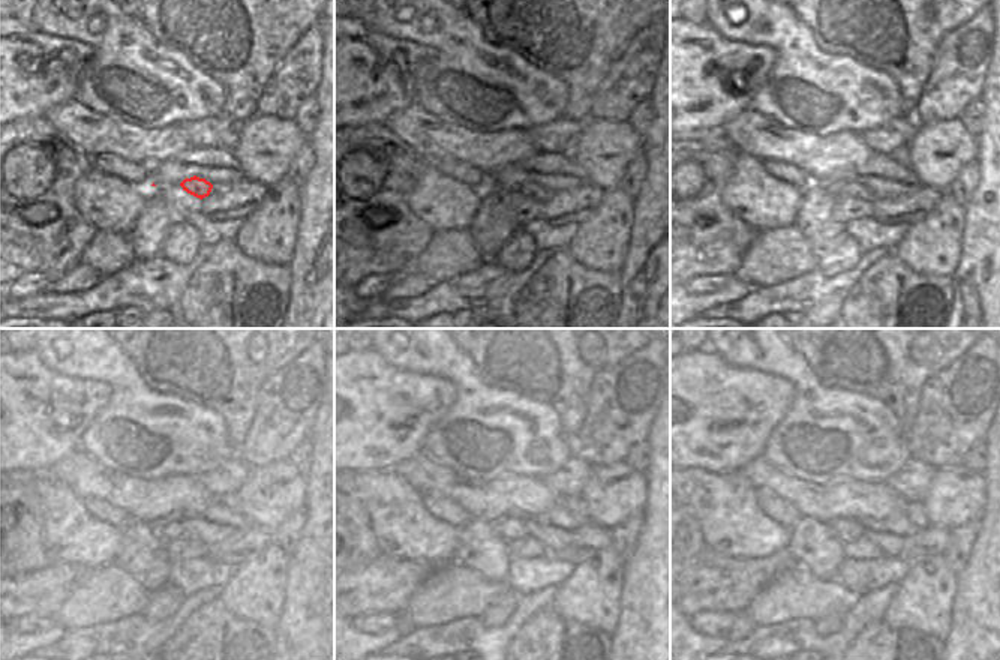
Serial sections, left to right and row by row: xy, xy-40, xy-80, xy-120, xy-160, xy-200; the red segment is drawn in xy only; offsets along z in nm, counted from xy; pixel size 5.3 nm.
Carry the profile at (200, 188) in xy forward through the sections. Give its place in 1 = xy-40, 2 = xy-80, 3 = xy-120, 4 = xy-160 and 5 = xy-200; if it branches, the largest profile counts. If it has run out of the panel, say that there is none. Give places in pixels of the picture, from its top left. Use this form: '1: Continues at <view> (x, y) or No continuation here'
1: Continues at xy-40 (535, 192)
2: Continues at xy-80 (840, 188)
3: Continues at xy-120 (173, 528)
4: Continues at xy-160 (510, 528)
5: Continues at xy-200 (846, 530)

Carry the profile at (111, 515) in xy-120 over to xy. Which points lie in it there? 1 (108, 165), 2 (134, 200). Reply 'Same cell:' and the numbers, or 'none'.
Same cell: 1

